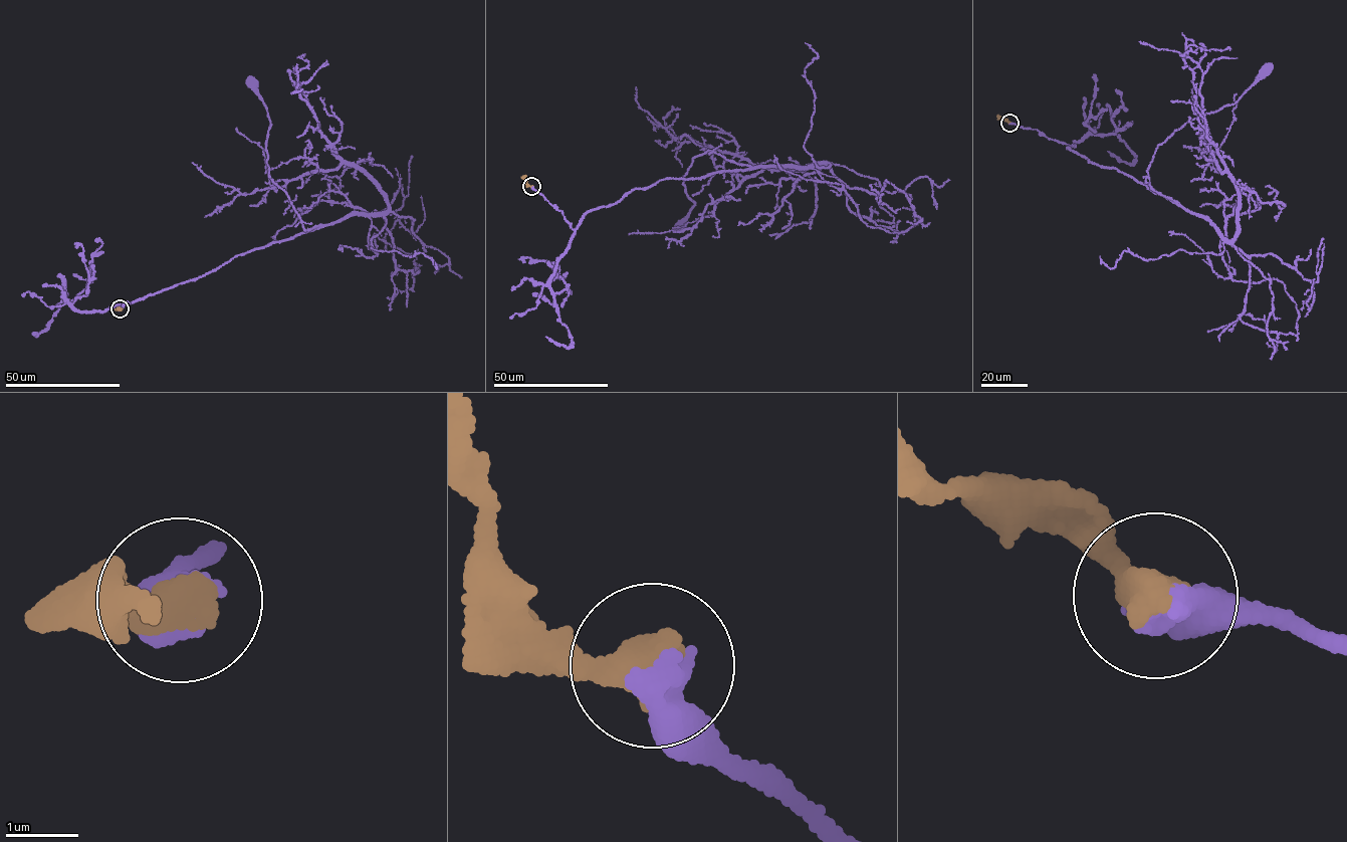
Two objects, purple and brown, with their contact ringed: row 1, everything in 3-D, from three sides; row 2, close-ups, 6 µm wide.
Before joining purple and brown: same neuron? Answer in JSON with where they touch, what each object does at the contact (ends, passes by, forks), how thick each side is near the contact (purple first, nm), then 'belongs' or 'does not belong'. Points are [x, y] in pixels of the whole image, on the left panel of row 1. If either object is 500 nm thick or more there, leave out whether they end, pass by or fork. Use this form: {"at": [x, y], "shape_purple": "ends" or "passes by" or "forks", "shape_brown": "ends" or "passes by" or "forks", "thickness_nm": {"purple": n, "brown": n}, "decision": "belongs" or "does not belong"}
{"at": [120, 308], "thickness_nm": {"purple": 600, "brown": 550}, "decision": "belongs"}

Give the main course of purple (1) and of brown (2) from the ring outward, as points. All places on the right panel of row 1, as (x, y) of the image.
1: (1009, 123), (1064, 142), (1179, 205), (1150, 185), (1147, 169), (1158, 145), (1189, 121), (1236, 102), (1266, 69)
2: (1009, 123), (996, 117)

